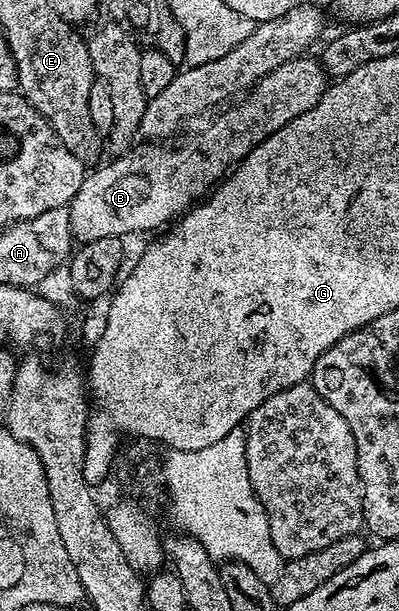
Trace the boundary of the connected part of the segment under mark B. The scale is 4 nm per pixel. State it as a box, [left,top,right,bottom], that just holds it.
[66,57,328,242]

